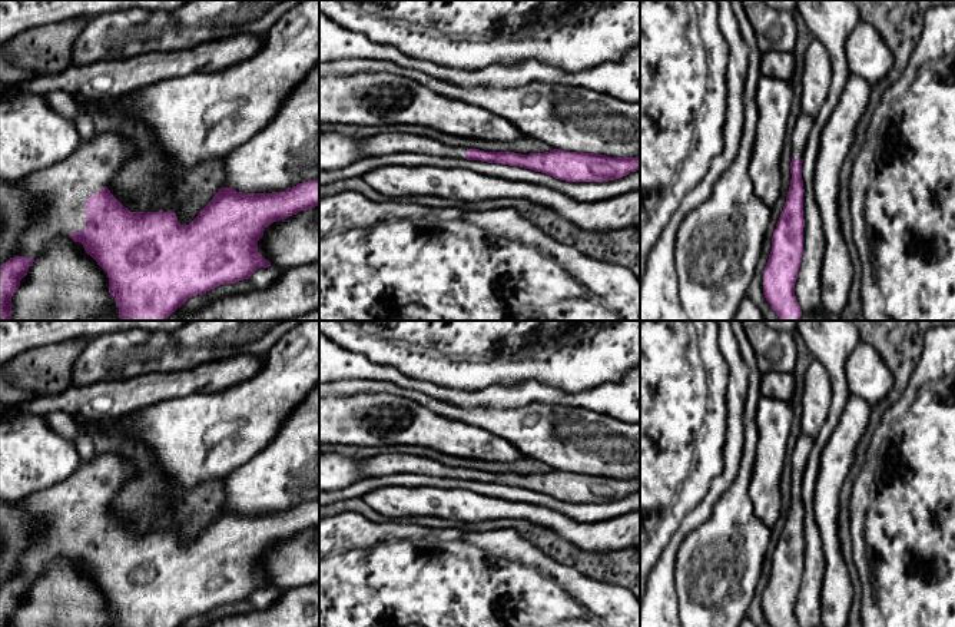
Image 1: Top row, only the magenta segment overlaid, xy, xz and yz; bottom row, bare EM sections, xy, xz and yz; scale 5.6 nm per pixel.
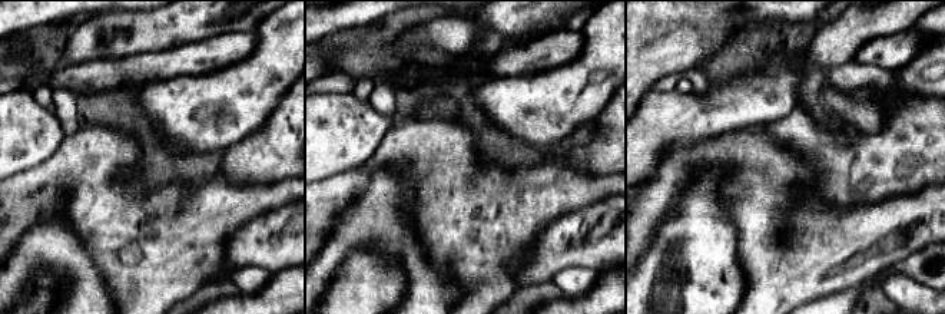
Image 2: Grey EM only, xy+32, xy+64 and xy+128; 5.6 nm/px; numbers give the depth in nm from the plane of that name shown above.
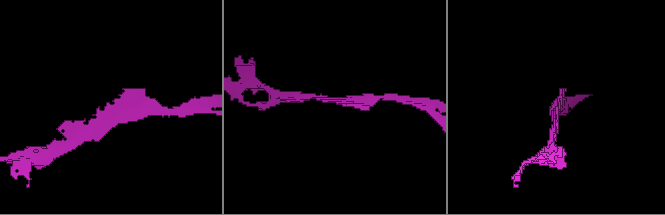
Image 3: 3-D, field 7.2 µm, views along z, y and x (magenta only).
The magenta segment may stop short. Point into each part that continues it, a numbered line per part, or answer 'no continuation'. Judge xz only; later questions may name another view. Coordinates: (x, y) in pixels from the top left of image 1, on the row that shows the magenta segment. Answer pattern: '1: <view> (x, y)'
1: xz (385, 143)

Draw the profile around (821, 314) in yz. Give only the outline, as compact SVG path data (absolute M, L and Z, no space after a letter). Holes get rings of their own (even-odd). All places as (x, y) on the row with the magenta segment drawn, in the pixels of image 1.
M820 308L813 312L802 314L800 321L840 321L840 316L829 314L823 308Z

